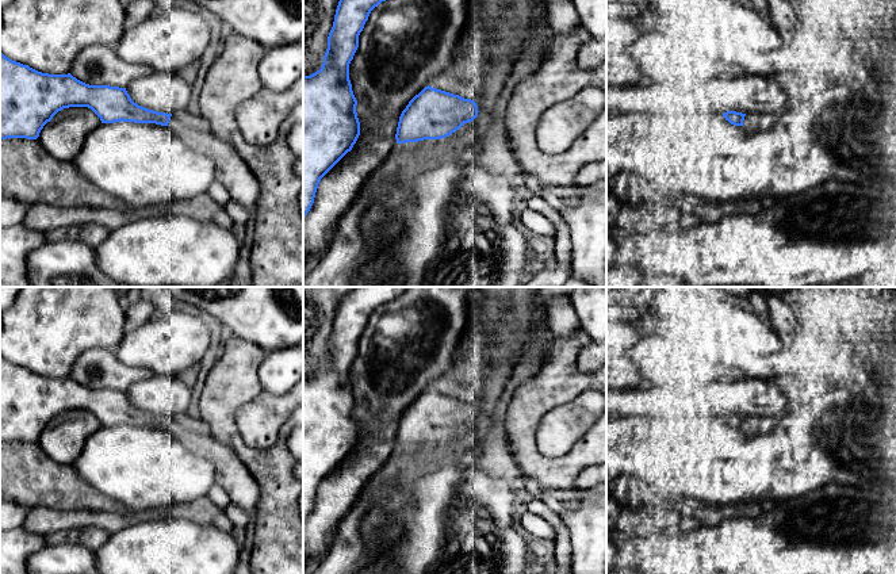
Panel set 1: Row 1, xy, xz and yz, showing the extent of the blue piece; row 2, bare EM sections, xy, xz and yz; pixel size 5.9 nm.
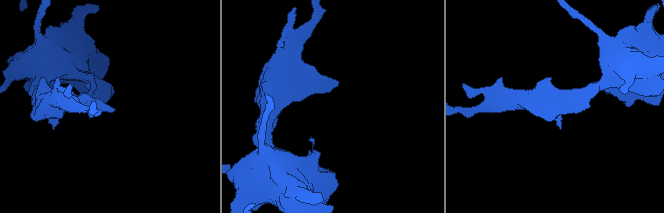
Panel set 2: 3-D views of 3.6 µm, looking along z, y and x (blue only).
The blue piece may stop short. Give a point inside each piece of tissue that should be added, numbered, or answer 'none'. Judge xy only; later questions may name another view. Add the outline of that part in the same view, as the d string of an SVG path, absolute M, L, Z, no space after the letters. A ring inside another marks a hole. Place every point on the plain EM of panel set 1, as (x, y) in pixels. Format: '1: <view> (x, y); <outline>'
1: xy (232, 474); M172 418L168 429L194 454L208 459L214 464L215 483L223 487L230 497L230 502L240 506L254 523L260 489L237 454L208 432L188 425L183 418Z

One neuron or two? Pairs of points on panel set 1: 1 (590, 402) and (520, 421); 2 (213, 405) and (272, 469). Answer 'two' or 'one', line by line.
1: two
2: one

